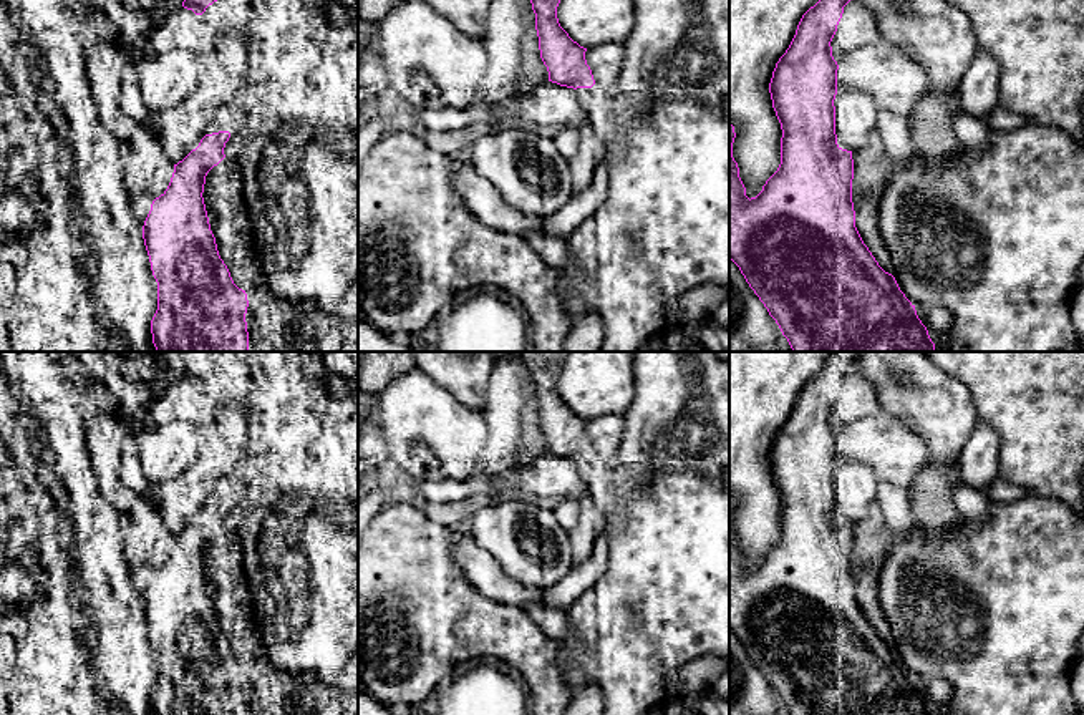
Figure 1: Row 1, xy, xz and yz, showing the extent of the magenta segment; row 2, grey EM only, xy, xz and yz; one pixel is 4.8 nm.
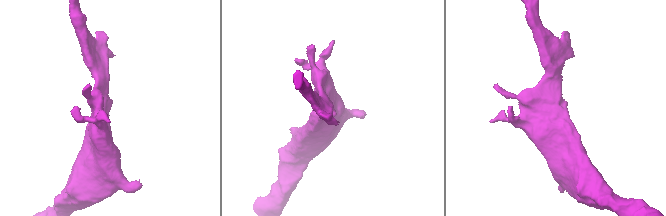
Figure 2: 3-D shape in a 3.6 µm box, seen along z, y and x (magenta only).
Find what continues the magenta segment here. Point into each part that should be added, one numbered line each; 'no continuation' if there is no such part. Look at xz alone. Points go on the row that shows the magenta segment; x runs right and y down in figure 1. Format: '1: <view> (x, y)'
1: xz (597, 103)

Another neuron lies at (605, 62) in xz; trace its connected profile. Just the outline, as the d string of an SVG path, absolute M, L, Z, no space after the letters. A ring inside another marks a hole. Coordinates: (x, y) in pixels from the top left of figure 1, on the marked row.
M603 43L585 51L595 83L607 93L612 93L618 83L623 58L623 43Z

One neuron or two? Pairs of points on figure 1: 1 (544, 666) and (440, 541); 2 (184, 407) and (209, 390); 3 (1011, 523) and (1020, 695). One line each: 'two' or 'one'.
1: one
2: one
3: one

